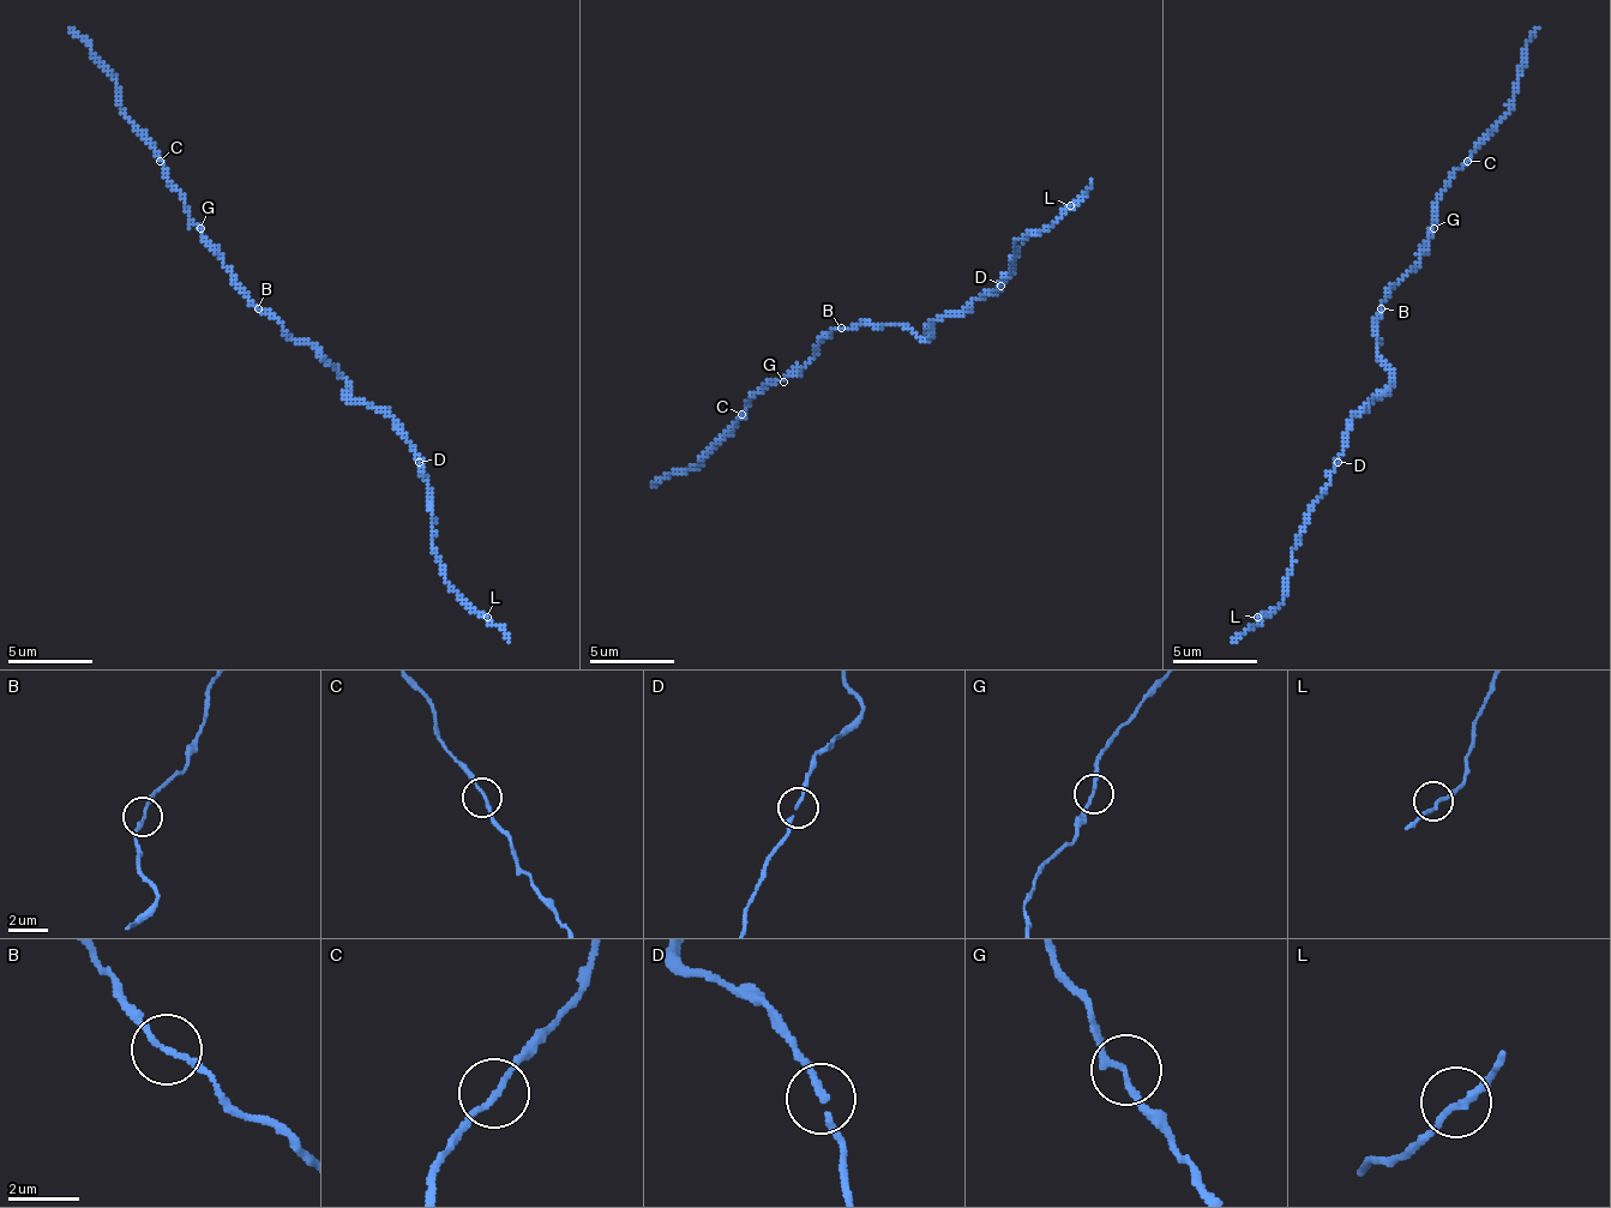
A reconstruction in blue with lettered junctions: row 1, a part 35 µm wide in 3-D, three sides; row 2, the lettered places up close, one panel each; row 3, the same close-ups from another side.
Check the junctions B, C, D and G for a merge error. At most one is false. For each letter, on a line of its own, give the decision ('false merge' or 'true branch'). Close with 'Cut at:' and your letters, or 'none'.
B: true branch
C: true branch
D: true branch
G: true branch
Cut at: none

